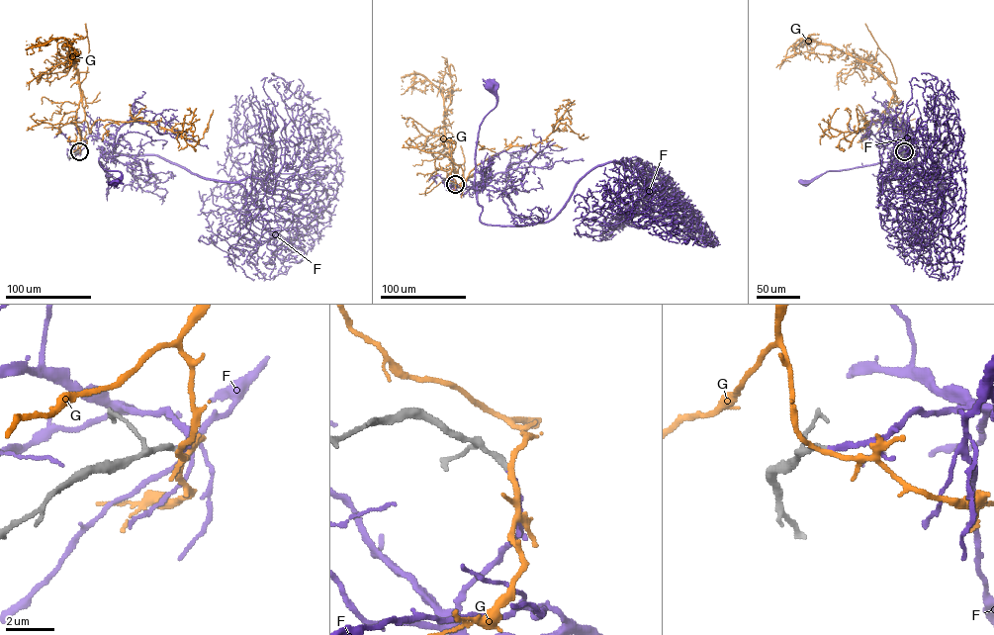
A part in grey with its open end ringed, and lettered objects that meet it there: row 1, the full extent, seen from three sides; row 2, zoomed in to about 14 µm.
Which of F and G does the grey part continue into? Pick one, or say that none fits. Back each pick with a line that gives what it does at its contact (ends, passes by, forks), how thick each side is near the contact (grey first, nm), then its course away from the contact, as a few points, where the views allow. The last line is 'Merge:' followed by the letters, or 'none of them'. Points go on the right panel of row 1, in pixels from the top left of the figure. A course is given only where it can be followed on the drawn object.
F: it ends there; 240 nm thick on the grey side, 200 nm on the other; it runs (904, 151), (910, 150), (913, 136), (905, 136), (899, 144), (911, 154), (902, 161), (828, 170), (805, 182)
Merge: F

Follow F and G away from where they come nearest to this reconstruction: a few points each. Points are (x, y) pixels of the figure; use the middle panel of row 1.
F: (455, 184), (453, 189), (463, 195), (491, 181), (477, 192), (474, 188), (480, 124), (496, 101), (490, 85)
G: (455, 184), (451, 169), (457, 175), (460, 165), (465, 181), (490, 157), (539, 142), (560, 124), (588, 136)

